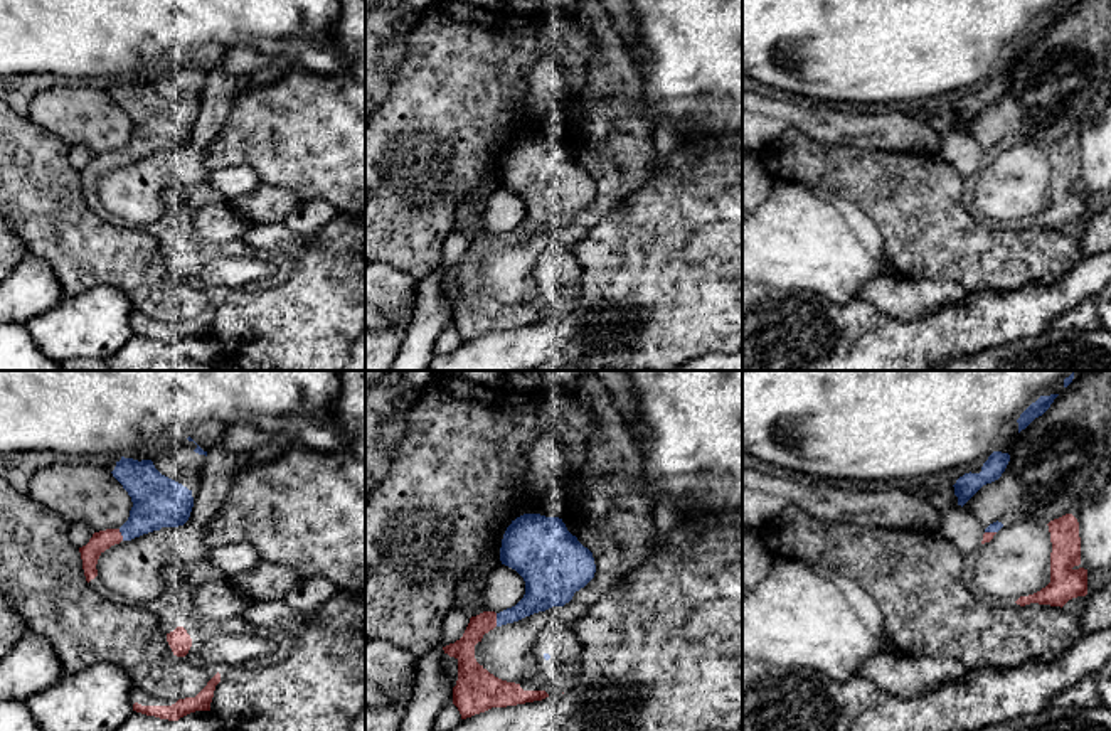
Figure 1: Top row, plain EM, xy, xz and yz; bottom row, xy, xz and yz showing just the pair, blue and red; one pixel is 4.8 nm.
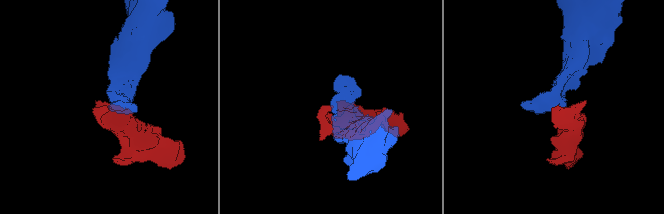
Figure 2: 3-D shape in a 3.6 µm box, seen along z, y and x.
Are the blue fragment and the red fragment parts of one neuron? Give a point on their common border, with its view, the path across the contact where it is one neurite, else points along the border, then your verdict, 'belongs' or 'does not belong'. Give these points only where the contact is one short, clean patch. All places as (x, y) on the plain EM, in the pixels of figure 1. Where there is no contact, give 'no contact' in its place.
xz (497, 243) | across xz (541, 214), (519, 234), (497, 243), (489, 243), (463, 272) | belongs

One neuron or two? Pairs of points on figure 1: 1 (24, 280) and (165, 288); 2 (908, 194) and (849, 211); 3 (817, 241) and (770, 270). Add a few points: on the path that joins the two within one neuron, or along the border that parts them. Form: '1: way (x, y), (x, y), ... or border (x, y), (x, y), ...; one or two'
1: way (59, 272), (130, 272); one
2: border (825, 189), (855, 202), (876, 224), (884, 240); two
3: way (805, 241), (798, 241), (781, 258); one

